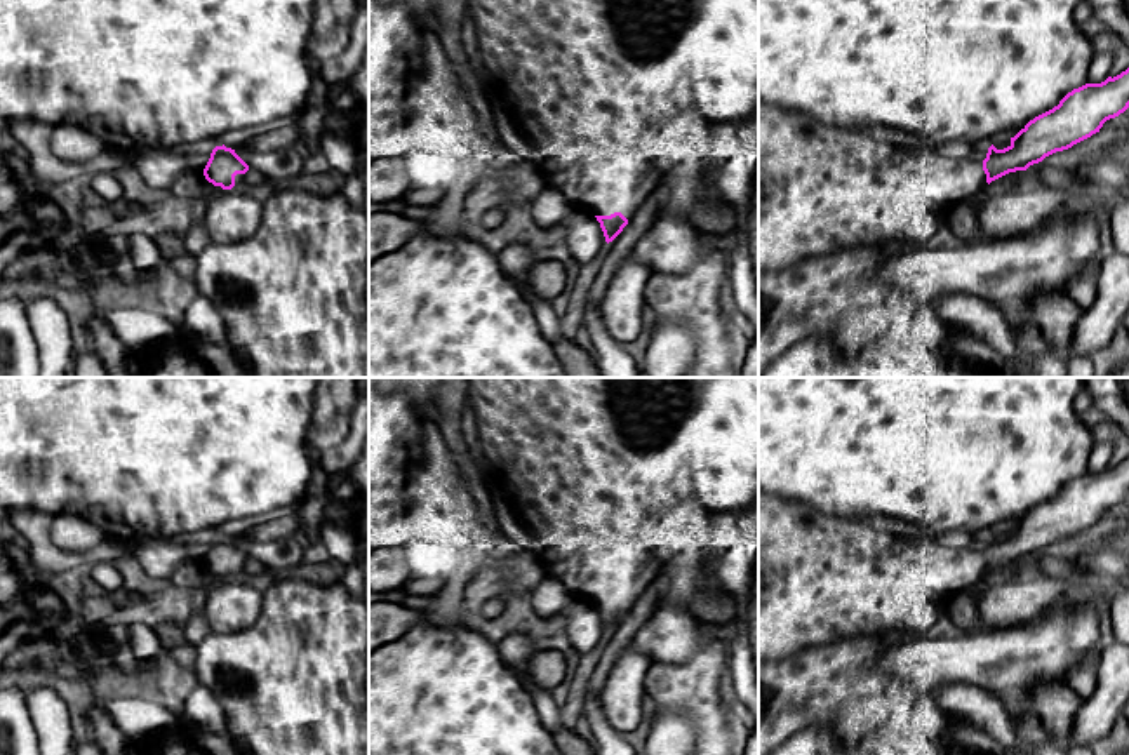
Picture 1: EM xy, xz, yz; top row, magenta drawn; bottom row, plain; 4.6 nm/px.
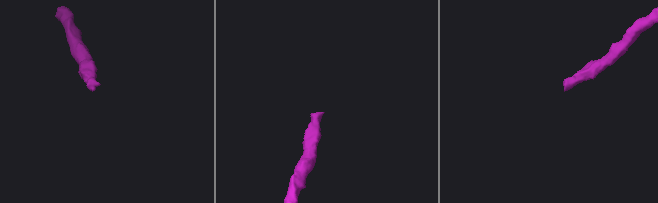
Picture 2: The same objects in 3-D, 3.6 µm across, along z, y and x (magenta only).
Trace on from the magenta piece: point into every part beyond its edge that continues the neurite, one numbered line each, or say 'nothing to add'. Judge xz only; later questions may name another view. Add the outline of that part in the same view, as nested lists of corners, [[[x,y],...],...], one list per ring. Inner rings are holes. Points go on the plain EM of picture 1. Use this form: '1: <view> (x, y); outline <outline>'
1: xz (580, 456); outline [[[468,378],[468,405],[477,418],[482,452],[529,529],[532,548],[544,564],[548,576],[558,579],[574,595],[590,600],[593,605],[621,602],[630,611],[652,583],[658,569],[645,567],[628,539],[652,506],[651,492],[659,491],[670,473],[661,459],[663,449],[696,405],[701,386],[703,378]]]

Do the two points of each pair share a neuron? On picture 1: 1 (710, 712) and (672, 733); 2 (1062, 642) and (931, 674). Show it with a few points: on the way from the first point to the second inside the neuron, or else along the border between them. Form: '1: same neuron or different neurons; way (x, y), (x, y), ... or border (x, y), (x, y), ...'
1: different neurons; border (649, 724), (660, 715), (681, 714), (696, 736)
2: same neuron; way (1028, 653), (1008, 660), (964, 660)

